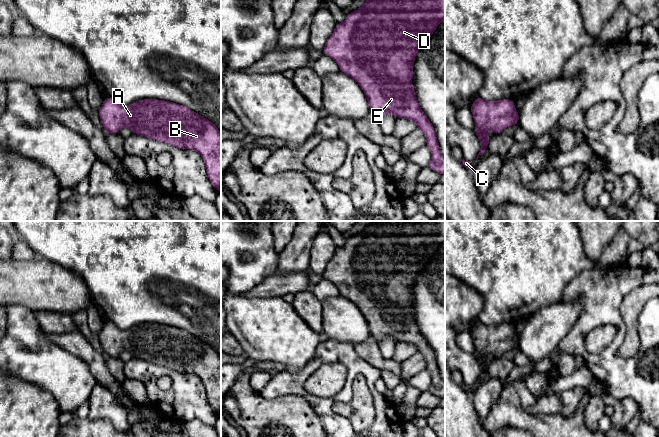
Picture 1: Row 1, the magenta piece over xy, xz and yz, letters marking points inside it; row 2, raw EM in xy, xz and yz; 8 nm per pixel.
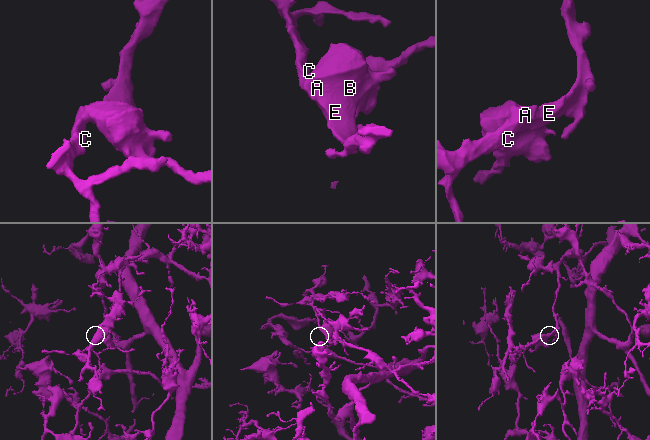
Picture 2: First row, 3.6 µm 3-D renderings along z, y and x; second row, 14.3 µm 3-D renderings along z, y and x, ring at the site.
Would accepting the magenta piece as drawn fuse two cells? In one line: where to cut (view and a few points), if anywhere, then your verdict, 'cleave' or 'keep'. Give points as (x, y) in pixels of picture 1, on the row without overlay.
no cut | keep

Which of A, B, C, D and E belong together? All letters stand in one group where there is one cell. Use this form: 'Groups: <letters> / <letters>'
Groups: A B C D E

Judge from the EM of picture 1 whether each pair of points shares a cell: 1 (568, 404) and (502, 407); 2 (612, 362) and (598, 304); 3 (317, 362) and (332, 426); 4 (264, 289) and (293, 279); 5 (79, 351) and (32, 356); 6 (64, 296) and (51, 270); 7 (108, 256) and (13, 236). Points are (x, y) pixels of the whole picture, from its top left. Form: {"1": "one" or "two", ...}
{"1": "two", "2": "one", "3": "one", "4": "one", "5": "two", "6": "one", "7": "two"}

